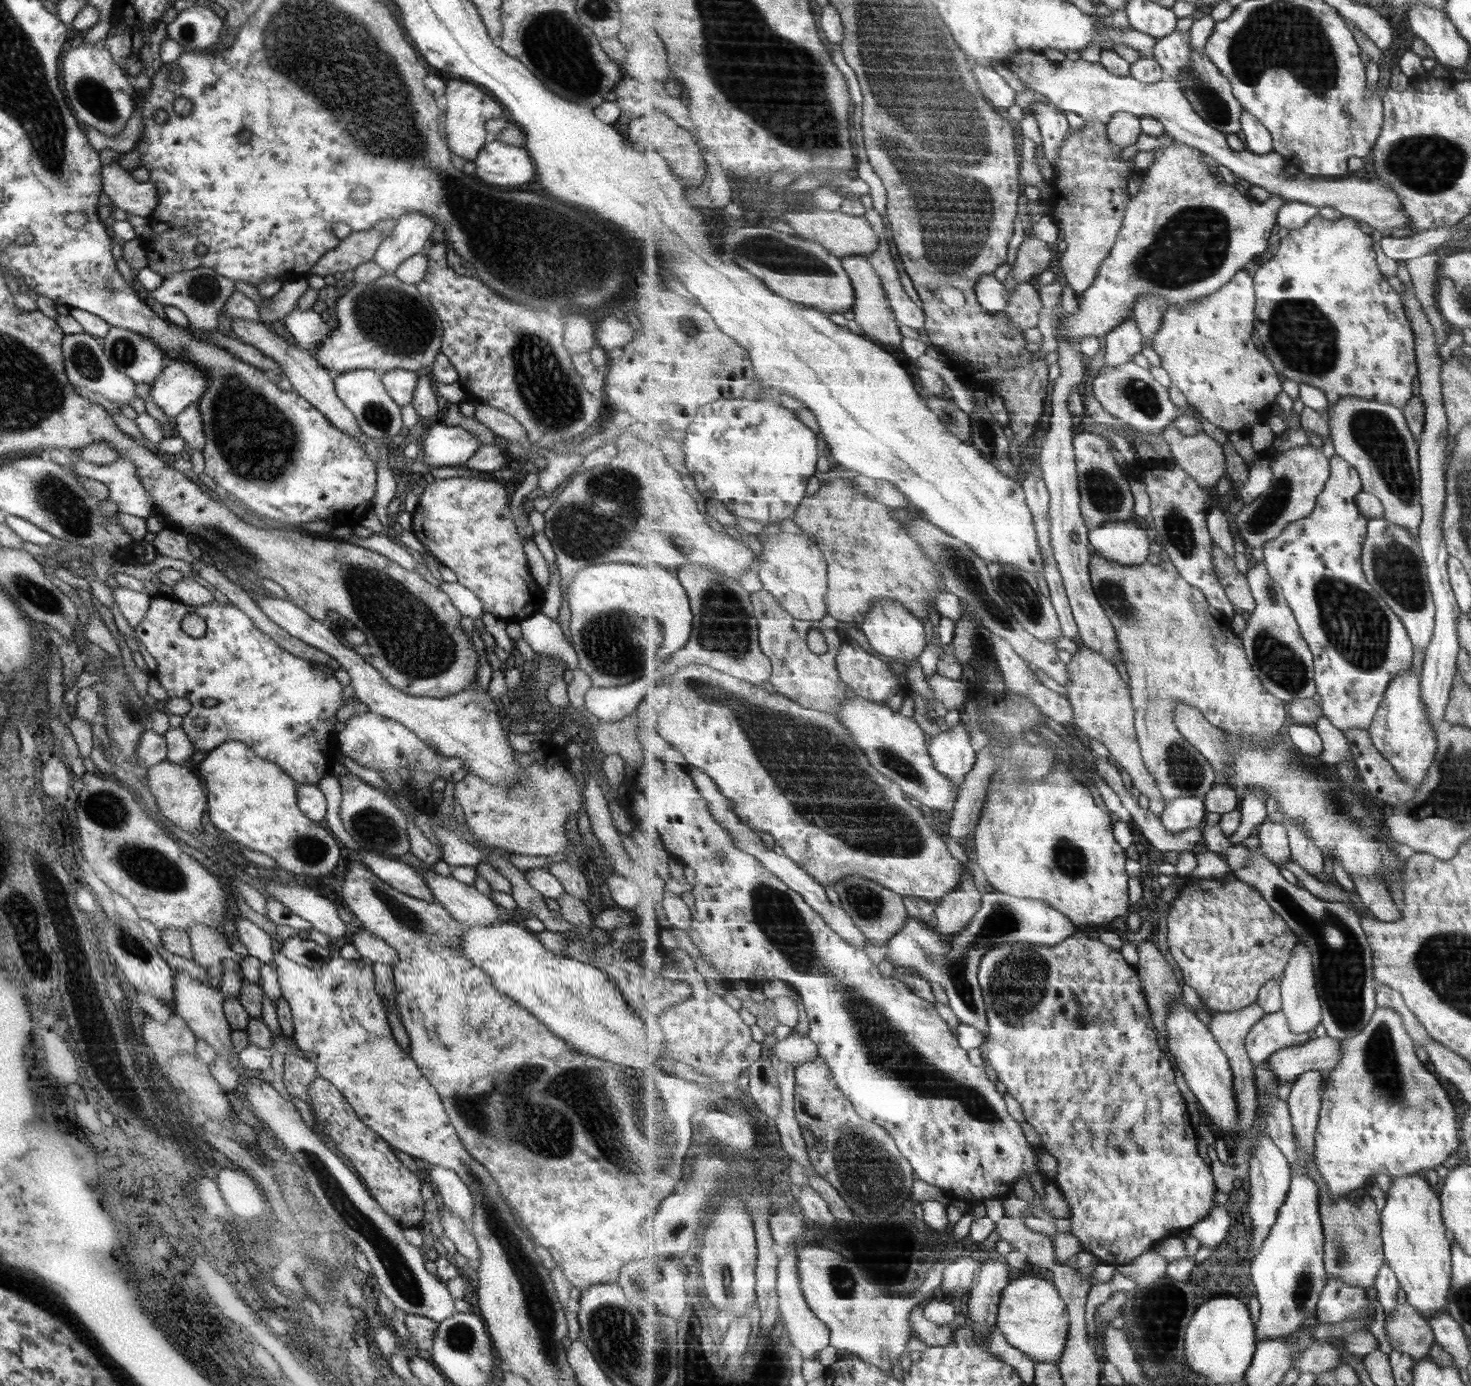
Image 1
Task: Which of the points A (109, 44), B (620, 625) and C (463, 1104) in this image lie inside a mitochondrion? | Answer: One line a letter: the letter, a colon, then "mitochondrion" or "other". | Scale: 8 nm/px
A: other
B: mitochondrion
C: mitochondrion

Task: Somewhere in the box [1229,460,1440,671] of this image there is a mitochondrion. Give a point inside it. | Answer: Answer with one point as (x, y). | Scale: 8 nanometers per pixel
(1395, 567)

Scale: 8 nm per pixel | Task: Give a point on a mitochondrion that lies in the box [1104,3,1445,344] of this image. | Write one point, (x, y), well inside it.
(1250, 55)

